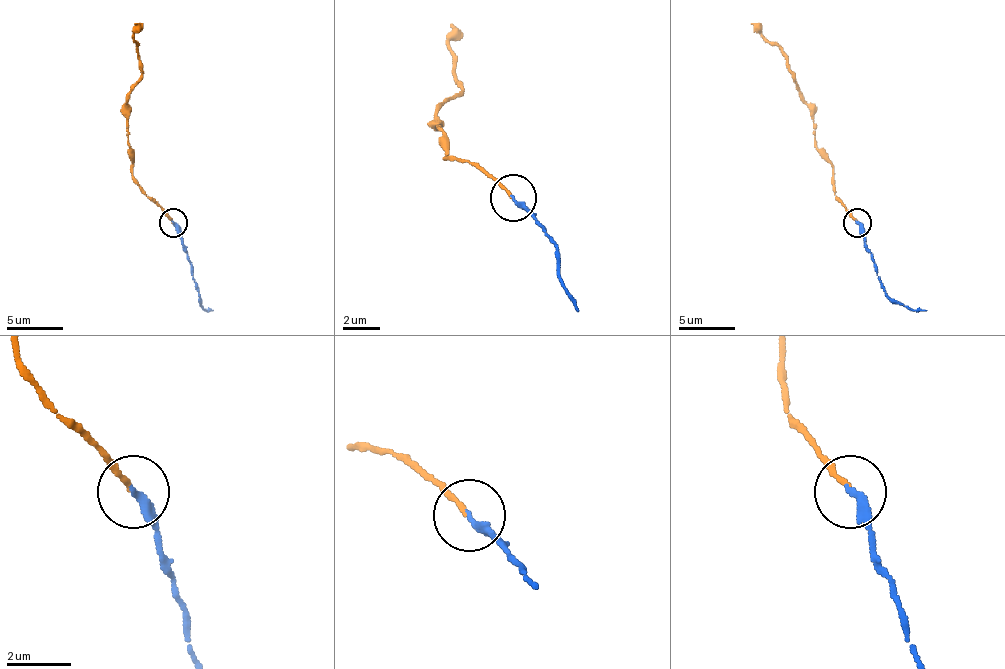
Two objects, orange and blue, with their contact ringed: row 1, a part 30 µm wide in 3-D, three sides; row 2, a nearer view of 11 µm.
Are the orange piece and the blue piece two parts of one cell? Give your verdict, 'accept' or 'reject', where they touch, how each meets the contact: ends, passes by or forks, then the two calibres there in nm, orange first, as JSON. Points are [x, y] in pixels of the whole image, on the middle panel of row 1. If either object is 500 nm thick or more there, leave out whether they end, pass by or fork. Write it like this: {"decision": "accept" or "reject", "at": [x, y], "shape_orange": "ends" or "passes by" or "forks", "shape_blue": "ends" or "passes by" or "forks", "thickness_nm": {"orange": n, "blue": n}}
{"decision": "accept", "at": [513, 198], "shape_orange": "ends", "shape_blue": "ends", "thickness_nm": {"orange": 140, "blue": 320}}

